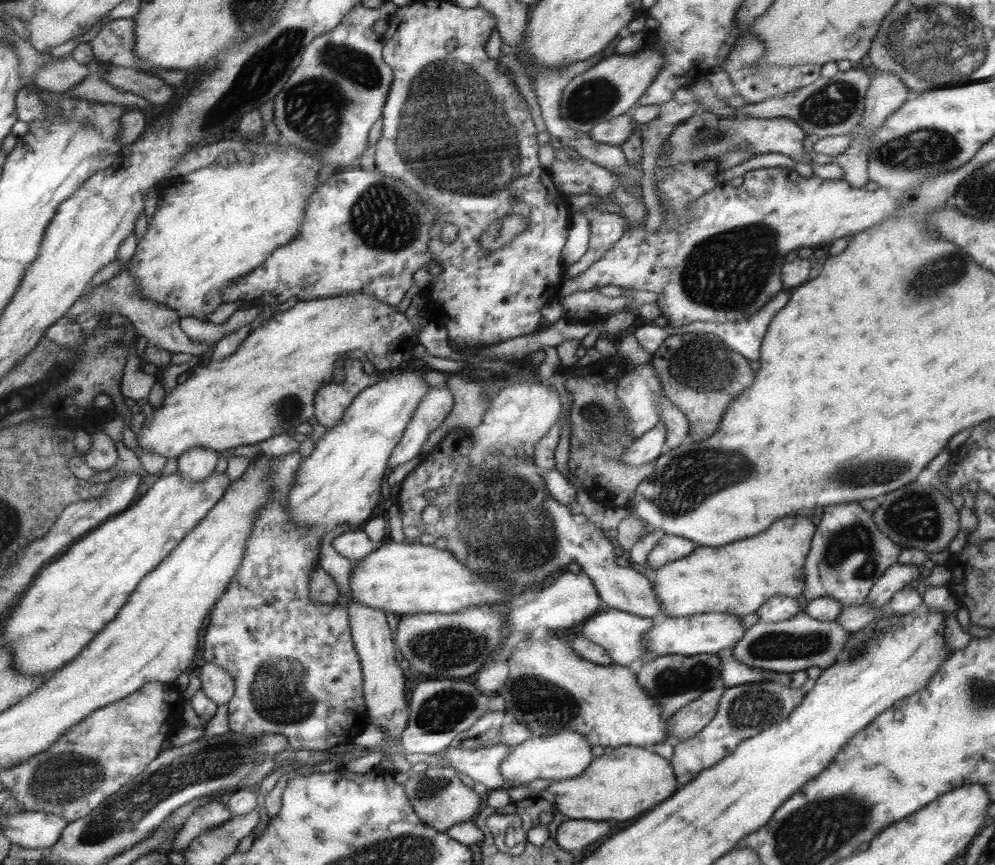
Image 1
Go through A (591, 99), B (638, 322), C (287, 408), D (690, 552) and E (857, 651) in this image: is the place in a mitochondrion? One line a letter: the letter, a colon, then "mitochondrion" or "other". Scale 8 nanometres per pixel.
A: mitochondrion
B: other
C: mitochondrion
D: other
E: mitochondrion

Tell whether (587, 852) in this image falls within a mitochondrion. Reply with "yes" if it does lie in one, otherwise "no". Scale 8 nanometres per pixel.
no

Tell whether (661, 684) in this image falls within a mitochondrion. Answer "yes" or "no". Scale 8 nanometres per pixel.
yes

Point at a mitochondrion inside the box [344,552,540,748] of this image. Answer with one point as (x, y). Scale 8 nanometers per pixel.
(448, 646)

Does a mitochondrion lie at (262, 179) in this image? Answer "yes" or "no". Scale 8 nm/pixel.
no

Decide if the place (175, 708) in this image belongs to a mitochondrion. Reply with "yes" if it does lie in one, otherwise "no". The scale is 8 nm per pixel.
no

